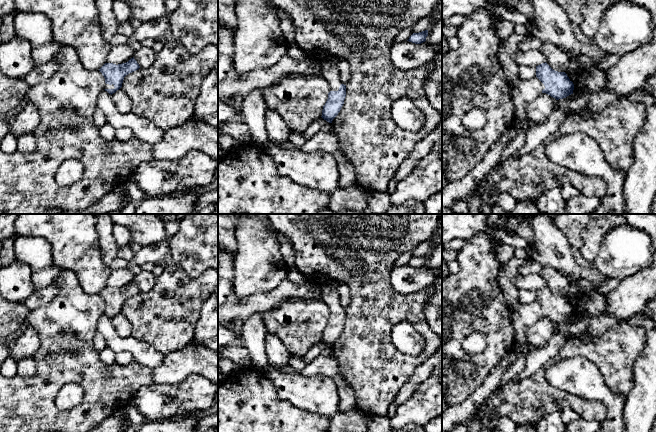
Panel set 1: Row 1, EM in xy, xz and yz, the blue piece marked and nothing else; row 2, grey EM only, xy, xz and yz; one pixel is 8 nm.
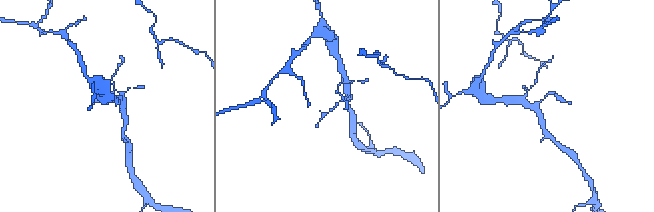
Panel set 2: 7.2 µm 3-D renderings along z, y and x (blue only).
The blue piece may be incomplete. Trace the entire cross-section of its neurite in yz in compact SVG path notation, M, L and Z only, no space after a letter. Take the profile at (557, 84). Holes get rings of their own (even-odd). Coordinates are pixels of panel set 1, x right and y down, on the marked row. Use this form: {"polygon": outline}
{"polygon": "M546 62L536 66L536 76L520 79L511 85L511 98L515 107L515 120L528 119L526 106L539 94L546 93L556 100L573 94L574 84L565 72L553 70Z"}

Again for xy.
{"polygon": "M131 58L128 62L122 64L105 63L99 71L105 78L105 88L109 94L115 93L122 87L124 77L140 68L137 61Z"}

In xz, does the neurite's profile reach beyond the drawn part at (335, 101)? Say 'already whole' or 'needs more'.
needs more

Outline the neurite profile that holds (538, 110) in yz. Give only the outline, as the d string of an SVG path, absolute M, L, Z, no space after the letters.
M541 93L538 97L526 106L528 118L539 124L546 122L550 113L554 110L554 99L546 93Z

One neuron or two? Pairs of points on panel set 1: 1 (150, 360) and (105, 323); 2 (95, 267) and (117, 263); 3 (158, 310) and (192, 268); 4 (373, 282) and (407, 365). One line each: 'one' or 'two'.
1: one
2: two
3: two
4: one

